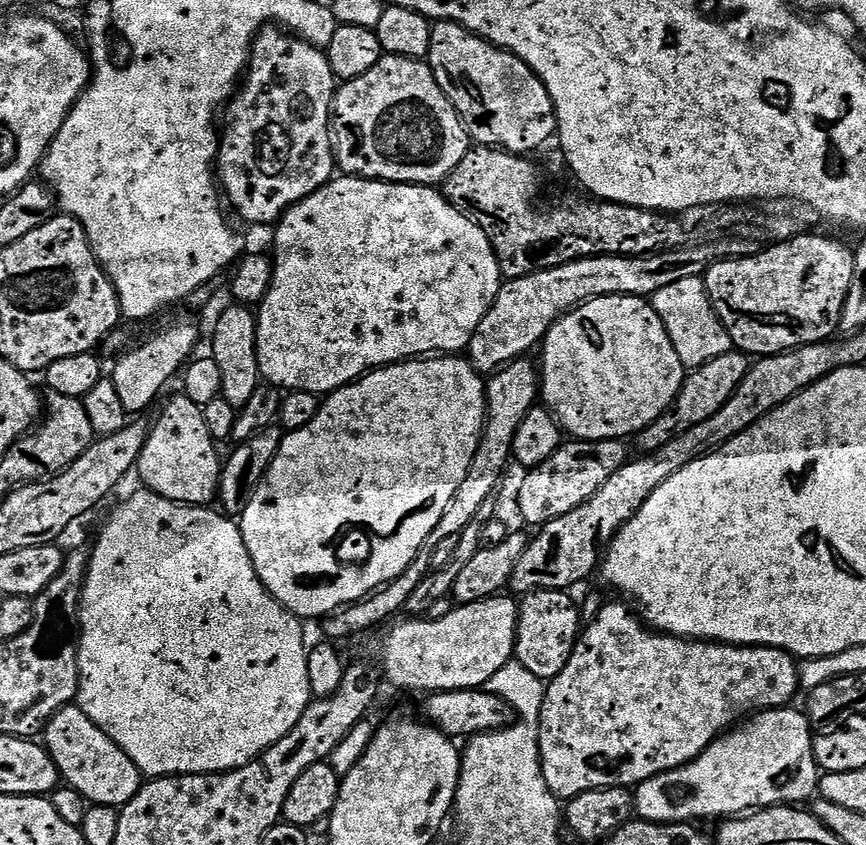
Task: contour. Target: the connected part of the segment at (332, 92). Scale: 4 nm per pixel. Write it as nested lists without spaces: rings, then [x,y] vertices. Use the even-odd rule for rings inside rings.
[[[268,26],[252,41],[252,51],[246,75],[238,91],[226,105],[228,121],[223,121],[218,136],[218,151],[214,165],[219,187],[232,203],[232,208],[244,219],[245,225],[275,225],[288,209],[305,195],[300,184],[312,184],[313,189],[333,179],[337,171],[330,142],[332,101],[336,99],[338,81],[332,73],[327,55],[276,26]]]

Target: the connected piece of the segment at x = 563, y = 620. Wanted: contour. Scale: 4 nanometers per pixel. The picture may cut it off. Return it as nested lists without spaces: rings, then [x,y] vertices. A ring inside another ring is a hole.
[[[553,590],[550,592],[530,592],[519,601],[520,617],[518,618],[518,630],[516,631],[515,663],[526,666],[530,674],[545,682],[553,680],[570,662],[570,654],[574,650],[582,631],[582,617],[577,601],[572,601],[567,591]]]

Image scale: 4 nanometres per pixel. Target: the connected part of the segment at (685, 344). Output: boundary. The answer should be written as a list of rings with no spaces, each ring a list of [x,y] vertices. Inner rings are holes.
[[[697,278],[691,282],[666,286],[650,297],[650,303],[658,318],[662,318],[662,326],[666,326],[666,334],[670,334],[670,342],[674,342],[674,350],[678,350],[678,358],[684,363],[685,369],[697,368],[733,351],[730,334],[716,317],[716,311],[712,309],[703,279]]]

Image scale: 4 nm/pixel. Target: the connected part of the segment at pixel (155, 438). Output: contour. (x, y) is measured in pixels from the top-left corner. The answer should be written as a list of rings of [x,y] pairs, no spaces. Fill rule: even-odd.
[[[177,394],[160,412],[156,421],[151,421],[148,437],[142,446],[142,454],[138,458],[135,471],[140,472],[140,480],[145,489],[156,492],[175,504],[191,504],[193,506],[208,506],[217,499],[220,490],[220,470],[222,456],[216,453],[217,441],[206,430],[204,409],[199,404],[190,402],[190,398]]]

